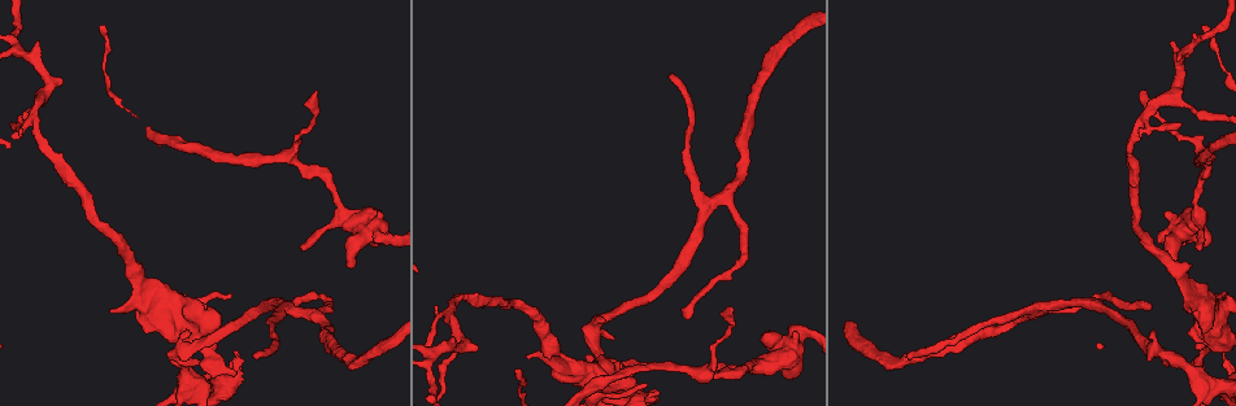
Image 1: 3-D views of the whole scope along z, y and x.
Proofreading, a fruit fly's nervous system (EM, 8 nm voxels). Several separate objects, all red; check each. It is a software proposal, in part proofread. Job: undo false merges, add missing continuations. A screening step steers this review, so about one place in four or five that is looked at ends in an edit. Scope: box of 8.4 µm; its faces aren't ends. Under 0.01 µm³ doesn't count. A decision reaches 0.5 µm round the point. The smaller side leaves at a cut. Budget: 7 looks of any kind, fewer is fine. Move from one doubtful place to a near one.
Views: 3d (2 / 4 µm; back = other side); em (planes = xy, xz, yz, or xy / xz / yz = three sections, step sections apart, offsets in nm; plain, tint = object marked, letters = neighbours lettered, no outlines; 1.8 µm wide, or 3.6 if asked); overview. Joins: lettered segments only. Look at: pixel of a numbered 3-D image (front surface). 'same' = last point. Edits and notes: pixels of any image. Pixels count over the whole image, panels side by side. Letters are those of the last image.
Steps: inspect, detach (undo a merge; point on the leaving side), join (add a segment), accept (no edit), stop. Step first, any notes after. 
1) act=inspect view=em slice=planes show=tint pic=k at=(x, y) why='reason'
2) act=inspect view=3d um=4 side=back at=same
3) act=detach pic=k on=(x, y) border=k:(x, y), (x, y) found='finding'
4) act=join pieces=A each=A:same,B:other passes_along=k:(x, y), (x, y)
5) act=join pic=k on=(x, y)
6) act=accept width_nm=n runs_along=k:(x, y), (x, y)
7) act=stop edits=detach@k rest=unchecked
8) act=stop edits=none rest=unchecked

act=inspect view=em um=3.6 slice=xy step=8 show=tint pic=1 at=(308, 312) why='abrupt turn'

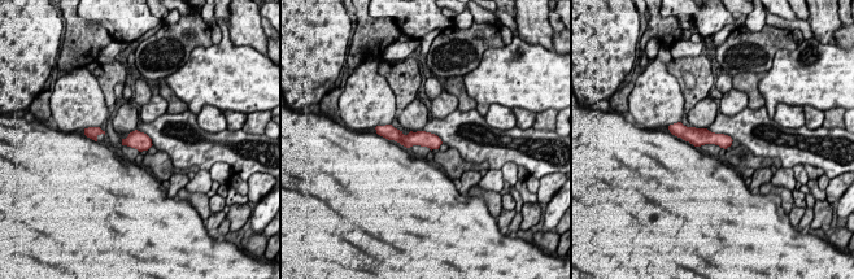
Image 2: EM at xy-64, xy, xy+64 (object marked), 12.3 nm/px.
act=inspect view=em um=3.6 slice=planes show=letters at=same

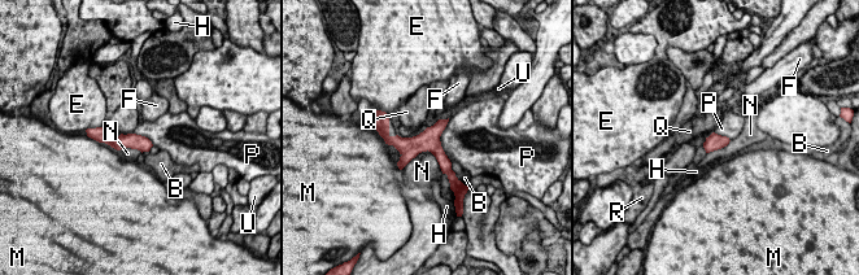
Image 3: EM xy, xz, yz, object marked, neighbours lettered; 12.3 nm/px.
act=accept width_nm=190 each=B:other,E:other,F:other,H:other,M:other,N:other,P:other,Q:other,R:other,U:other border=3:(448, 118), (440, 145), (449, 160) found='all the same cell'

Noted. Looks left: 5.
act=inspect view=em slice=yz step=8 show=letters pic=1 at=(255, 355) why='an open end'

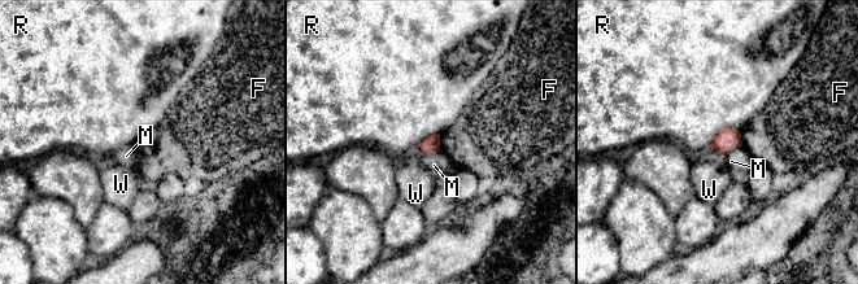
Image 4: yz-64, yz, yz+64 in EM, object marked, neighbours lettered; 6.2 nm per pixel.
act=inspect view=em slice=planes show=letters at=same why='cut it another way'

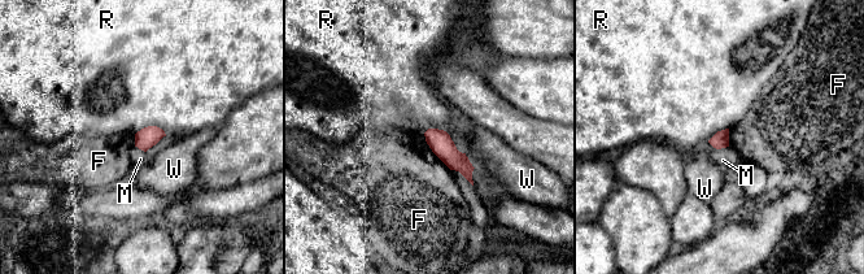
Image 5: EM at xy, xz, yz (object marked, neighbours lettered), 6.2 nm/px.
act=accept each=F:other,M:other,R:other,W:other border=5:(135, 134), (148, 126), (166, 134) found='no lettered segment goes on from it'

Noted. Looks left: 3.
act=inspect view=em slice=planes show=letters pic=1 at=(684, 316) why='an open end'

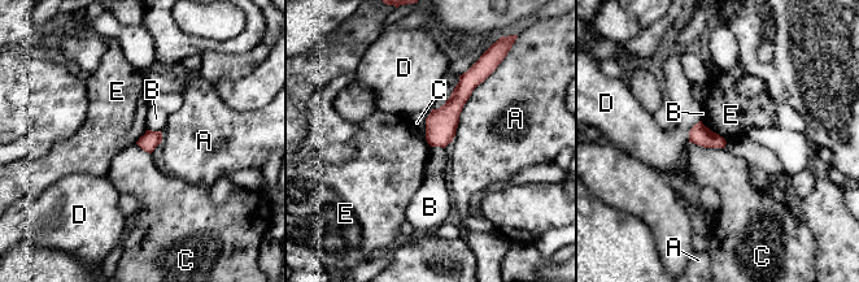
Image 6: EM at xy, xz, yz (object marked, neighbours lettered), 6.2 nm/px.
act=accept longest_contact=A:500nm each=A:other,B:other,C:other,D:other,E:other found='none of them fits'

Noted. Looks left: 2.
act=stop edits=none rest=unchecked

